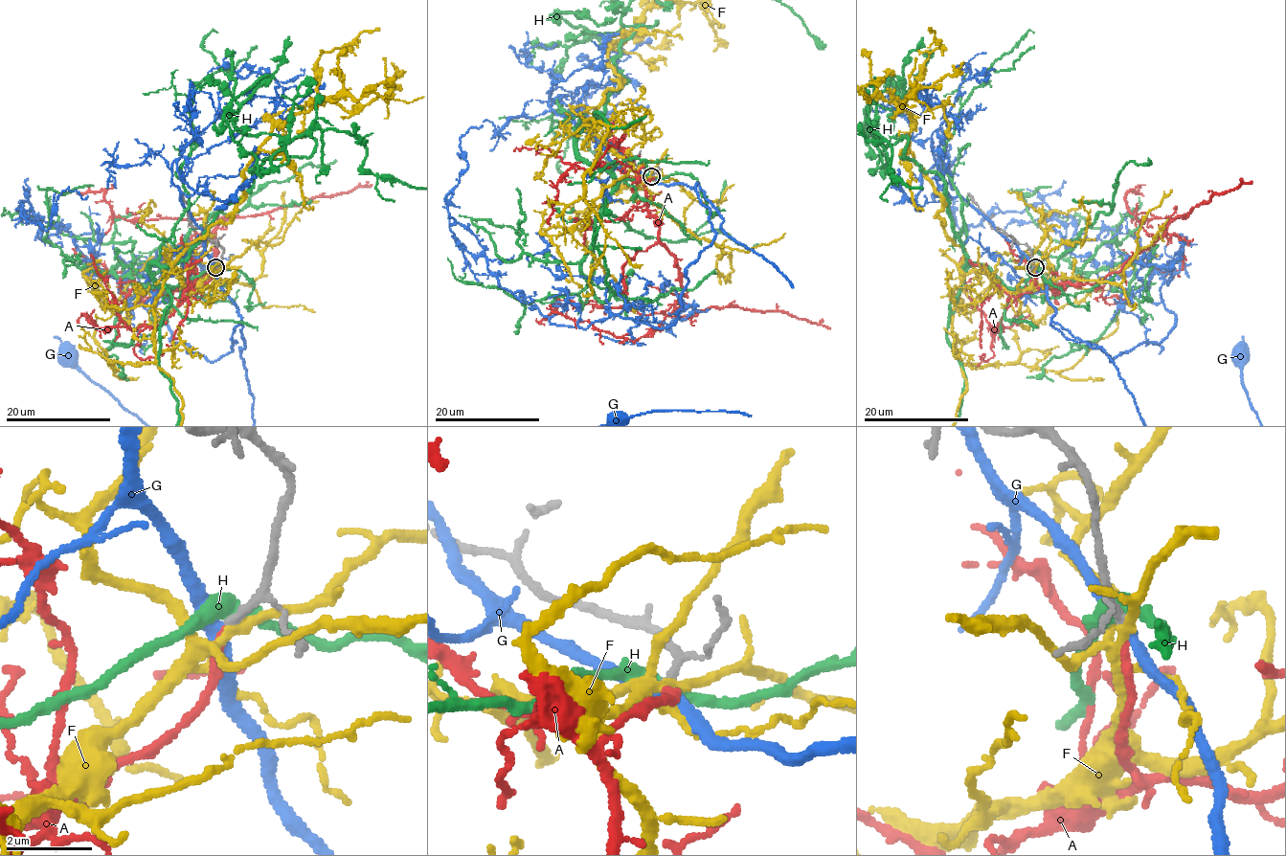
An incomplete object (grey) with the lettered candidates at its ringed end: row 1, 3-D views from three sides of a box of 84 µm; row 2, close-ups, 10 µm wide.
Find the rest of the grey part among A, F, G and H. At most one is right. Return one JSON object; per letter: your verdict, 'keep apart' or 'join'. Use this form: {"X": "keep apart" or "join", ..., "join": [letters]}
{"A": "join", "F": "keep apart", "G": "keep apart", "H": "keep apart", "join": ["A"]}

